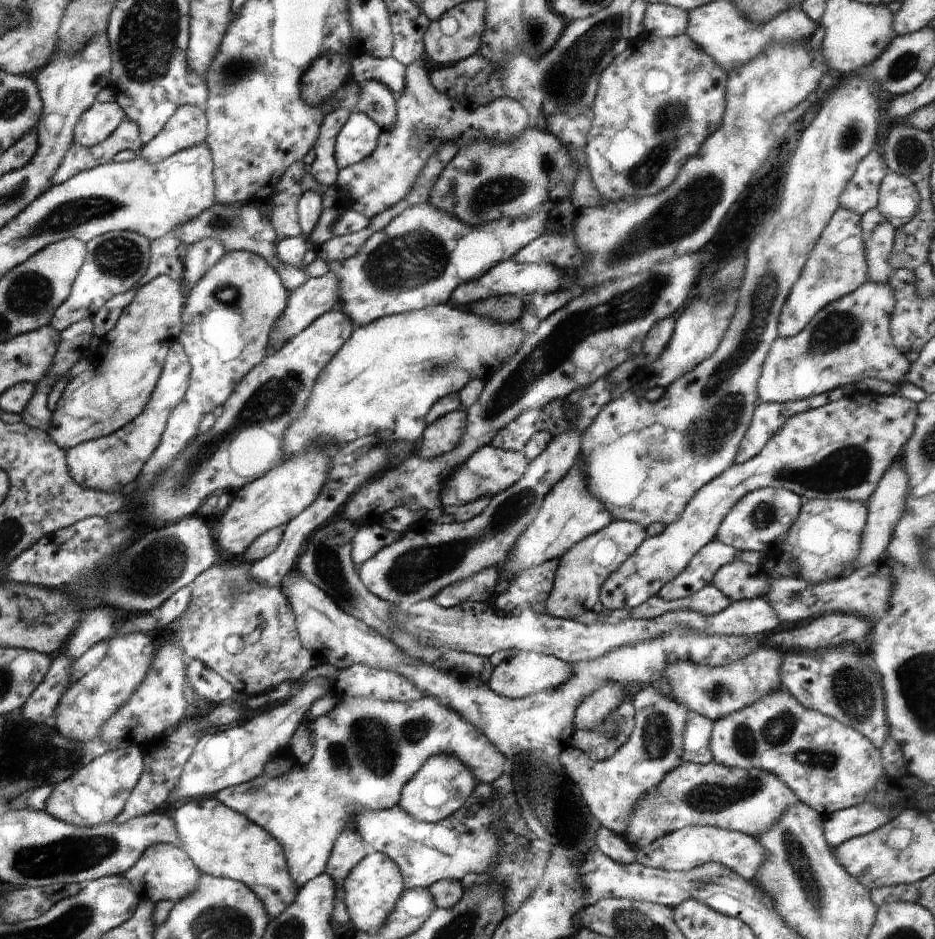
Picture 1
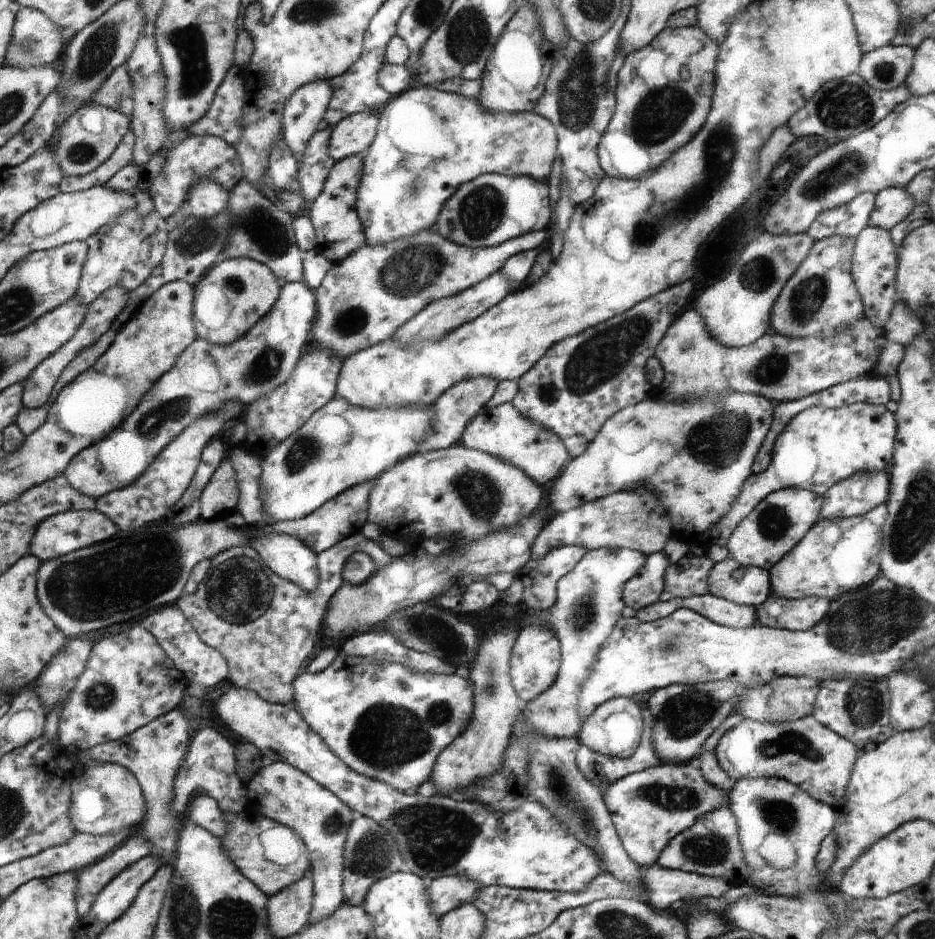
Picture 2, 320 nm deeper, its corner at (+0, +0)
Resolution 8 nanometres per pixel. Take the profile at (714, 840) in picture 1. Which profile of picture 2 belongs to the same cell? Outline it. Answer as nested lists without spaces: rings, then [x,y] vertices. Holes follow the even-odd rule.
[[[726,804],[706,813],[696,824],[680,833],[661,850],[656,864],[667,869],[678,869],[709,877],[726,879],[730,886],[750,885],[750,870],[741,846],[740,823]]]

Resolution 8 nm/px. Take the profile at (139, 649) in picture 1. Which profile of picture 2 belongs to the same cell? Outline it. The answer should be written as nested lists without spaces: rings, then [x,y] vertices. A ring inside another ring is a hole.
[[[140,623],[114,636],[106,636],[100,642],[93,644],[88,667],[59,710],[61,720],[58,732],[59,742],[65,751],[77,754],[108,741],[122,740],[124,736],[148,725],[156,717],[162,717],[176,709],[184,698],[184,688],[186,688],[184,673],[172,664],[172,659],[165,653],[160,643],[156,642],[153,633],[147,631]]]

